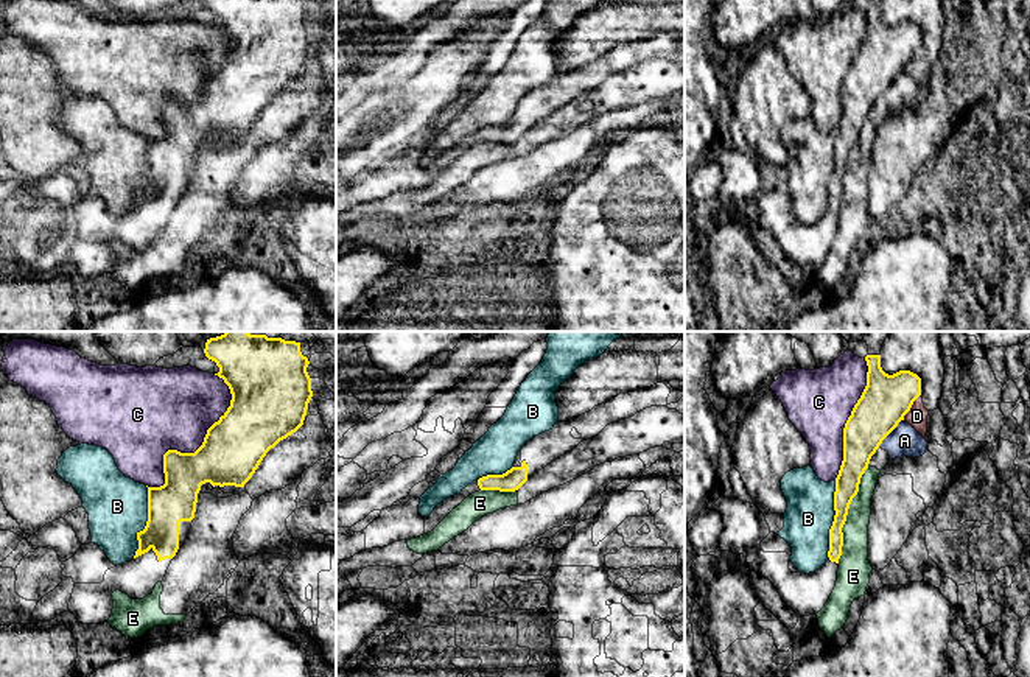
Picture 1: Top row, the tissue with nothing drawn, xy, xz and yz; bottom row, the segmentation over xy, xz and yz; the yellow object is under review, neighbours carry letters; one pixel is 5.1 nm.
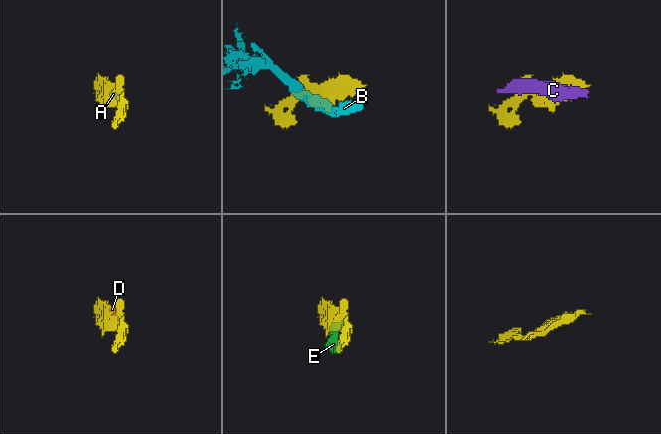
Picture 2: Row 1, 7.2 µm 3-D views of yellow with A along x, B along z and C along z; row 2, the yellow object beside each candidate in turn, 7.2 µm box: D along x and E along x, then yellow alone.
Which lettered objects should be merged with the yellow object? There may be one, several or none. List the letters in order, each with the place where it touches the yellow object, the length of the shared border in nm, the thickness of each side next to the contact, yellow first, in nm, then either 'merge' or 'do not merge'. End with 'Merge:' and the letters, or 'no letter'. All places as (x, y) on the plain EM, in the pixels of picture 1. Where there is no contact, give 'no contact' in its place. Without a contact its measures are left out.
A: contact yz (890, 83); length 200 nm; calibres 260 and 160 nm; do not merge
B: contact yz (834, 170); length 400 nm; calibres 130 and 260 nm; do not merge
C: contact xy (196, 101); length 700 nm; calibres 320 and 420 nm; do not merge
D: contact yz (910, 58); length 160 nm; calibres 260 and 100 nm; do not merge
E: contact yz (847, 165); length 550 nm; calibres 130 and 140 nm; do not merge
Merge: no letter

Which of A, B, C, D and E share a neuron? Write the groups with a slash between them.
A D E / B / C

